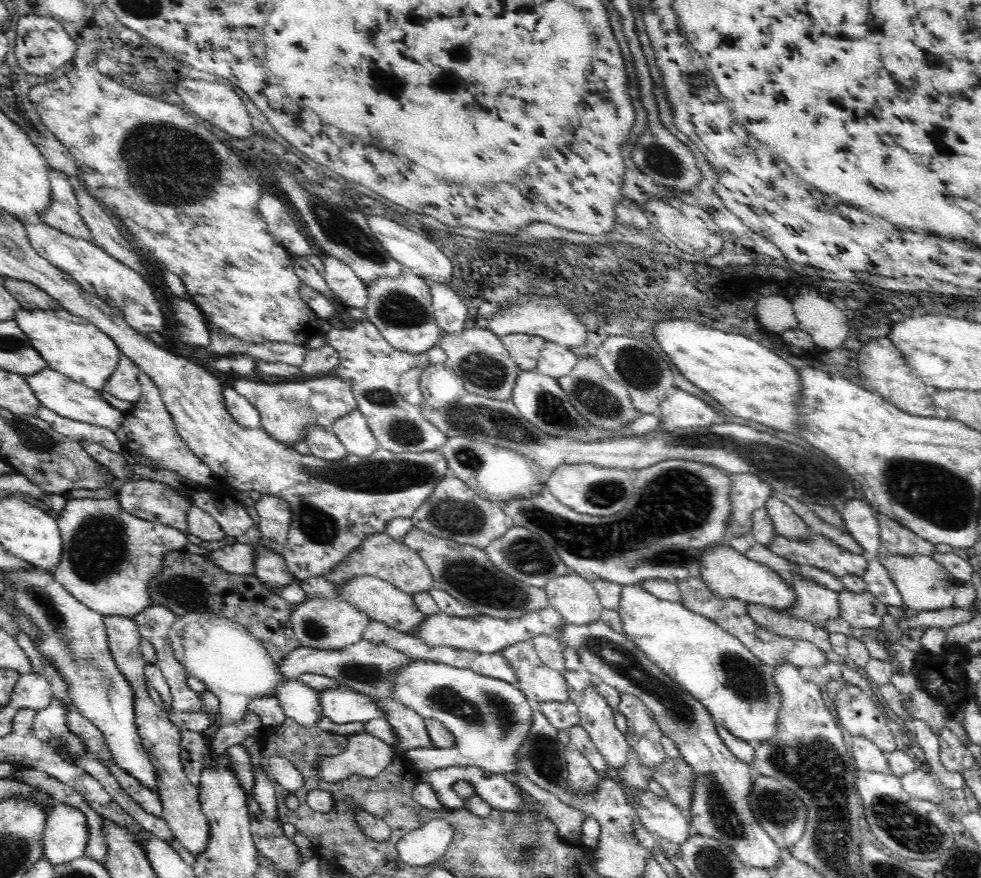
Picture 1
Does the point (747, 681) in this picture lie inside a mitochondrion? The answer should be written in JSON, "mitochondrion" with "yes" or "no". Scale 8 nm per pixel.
{"mitochondrion":"yes"}

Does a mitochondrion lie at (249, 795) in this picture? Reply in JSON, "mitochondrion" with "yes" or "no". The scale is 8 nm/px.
{"mitochondrion":"no"}

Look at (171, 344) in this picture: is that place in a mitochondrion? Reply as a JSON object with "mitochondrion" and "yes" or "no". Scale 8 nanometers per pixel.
{"mitochondrion":"no"}

